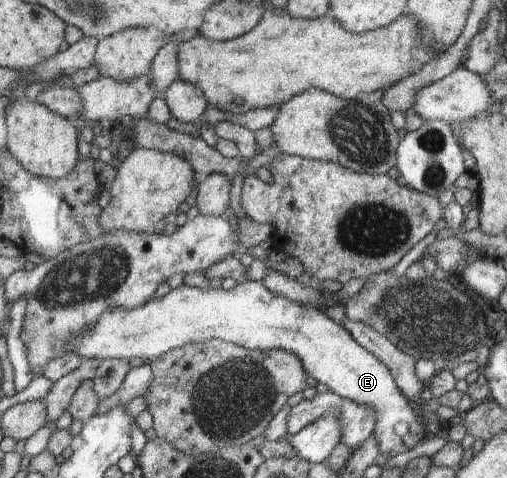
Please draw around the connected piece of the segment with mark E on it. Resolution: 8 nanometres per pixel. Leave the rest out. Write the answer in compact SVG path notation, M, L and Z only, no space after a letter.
M245 281L244 283L239 283L235 287L225 290L222 288L214 289L212 287L207 288L207 290L203 290L202 288L197 287L189 287L188 285L183 285L182 287L172 289L167 295L160 299L153 299L149 302L146 302L144 305L141 305L139 308L133 309L132 311L128 311L122 308L111 308L106 310L101 318L89 329L90 332L82 335L77 343L74 343L74 348L72 351L77 355L81 356L83 359L92 359L95 357L96 359L101 359L102 361L105 359L127 359L128 361L131 358L142 358L144 361L152 361L156 359L158 356L165 354L167 351L173 350L174 348L181 348L189 343L204 343L208 340L213 339L221 339L226 343L233 343L240 347L245 347L246 349L251 350L260 350L264 351L267 349L283 349L288 350L289 352L293 352L296 354L302 362L304 369L306 372L317 382L323 382L325 386L327 386L328 390L332 393L338 394L341 398L349 399L350 401L356 402L358 405L365 405L366 407L371 407L378 415L376 420L376 425L374 428L373 434L377 437L378 445L380 448L380 452L383 454L392 454L397 455L401 452L407 451L407 448L413 448L419 440L423 438L423 436L427 433L424 429L424 423L421 421L419 417L419 412L417 407L406 398L401 392L400 388L395 384L393 377L390 375L389 369L383 364L375 355L372 355L368 350L365 350L360 344L357 344L356 340L352 339L351 334L345 330L340 324L335 323L333 319L329 318L323 311L316 309L315 307L308 307L307 305L302 305L301 303L289 300L284 296L269 292L269 289L266 289L261 281Z

